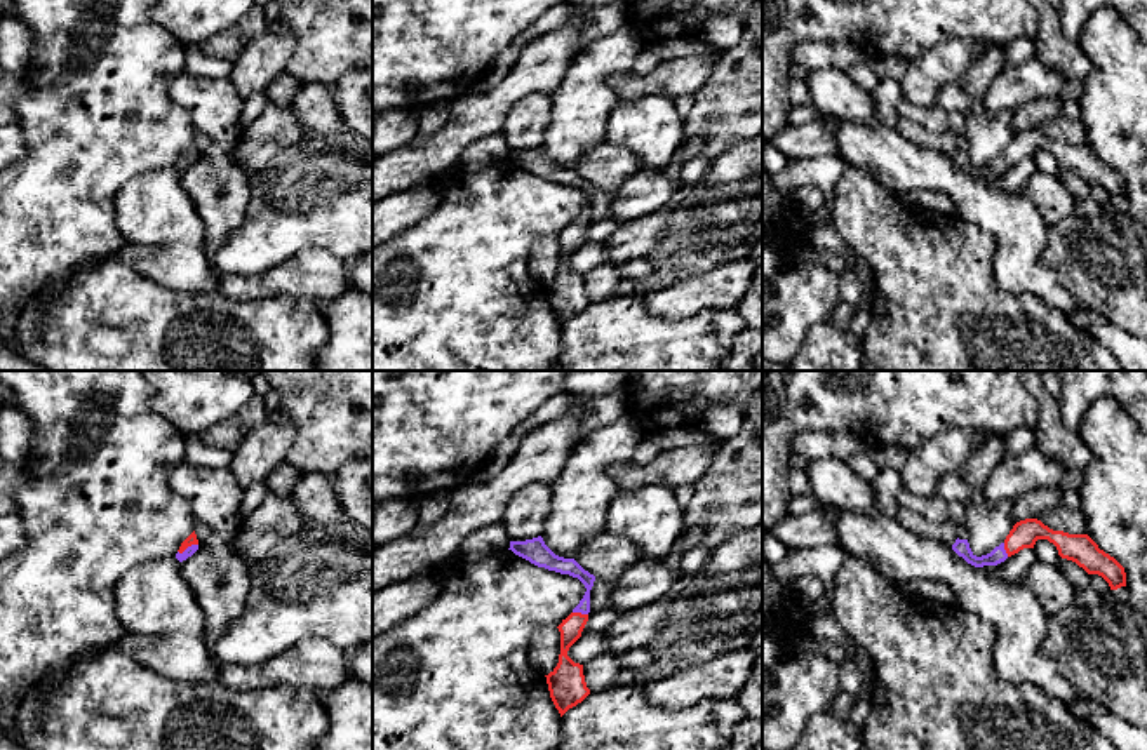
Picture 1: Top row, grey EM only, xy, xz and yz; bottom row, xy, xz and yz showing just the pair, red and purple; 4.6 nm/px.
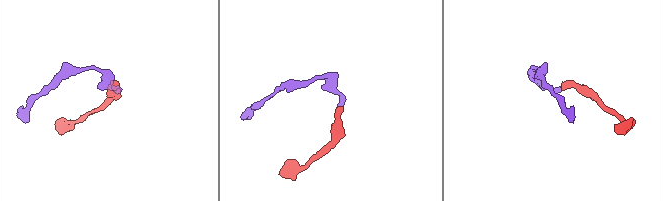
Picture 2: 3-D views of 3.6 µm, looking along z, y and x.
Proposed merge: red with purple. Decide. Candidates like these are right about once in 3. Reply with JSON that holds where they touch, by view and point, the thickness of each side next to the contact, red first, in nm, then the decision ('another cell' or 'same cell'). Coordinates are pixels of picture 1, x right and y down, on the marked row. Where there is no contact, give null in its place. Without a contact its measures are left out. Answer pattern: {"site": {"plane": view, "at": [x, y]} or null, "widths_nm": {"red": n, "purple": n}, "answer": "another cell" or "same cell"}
{"site": {"plane": "xy", "at": [187, 547]}, "widths_nm": {"red": 50, "purple": 50}, "answer": "same cell"}

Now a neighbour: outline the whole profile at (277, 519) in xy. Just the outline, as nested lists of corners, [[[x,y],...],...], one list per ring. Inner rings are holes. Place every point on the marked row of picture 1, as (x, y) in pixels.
[[[268,492],[265,501],[245,517],[242,531],[230,546],[235,555],[252,564],[303,531],[305,522],[294,496]]]

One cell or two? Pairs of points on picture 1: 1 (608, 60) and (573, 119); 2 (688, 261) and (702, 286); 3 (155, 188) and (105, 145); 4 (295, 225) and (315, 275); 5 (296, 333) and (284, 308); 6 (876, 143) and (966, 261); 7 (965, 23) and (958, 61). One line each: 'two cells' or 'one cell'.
1: one cell
2: two cells
3: two cells
4: two cells
5: one cell
6: two cells
7: two cells

